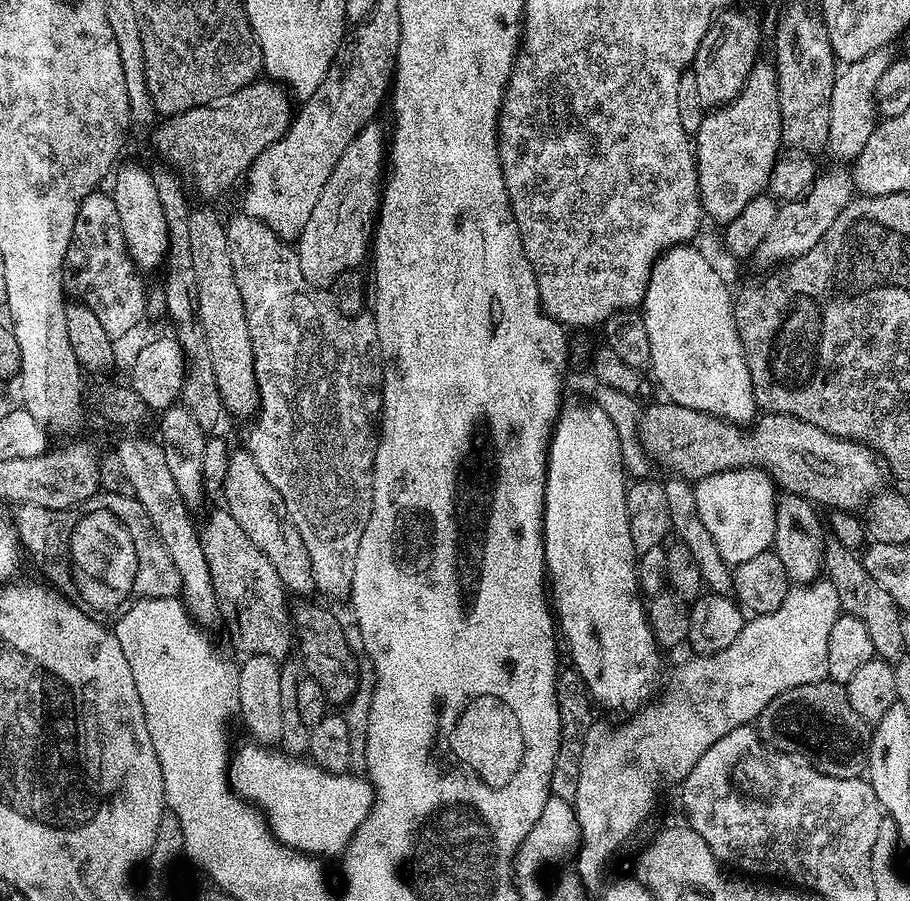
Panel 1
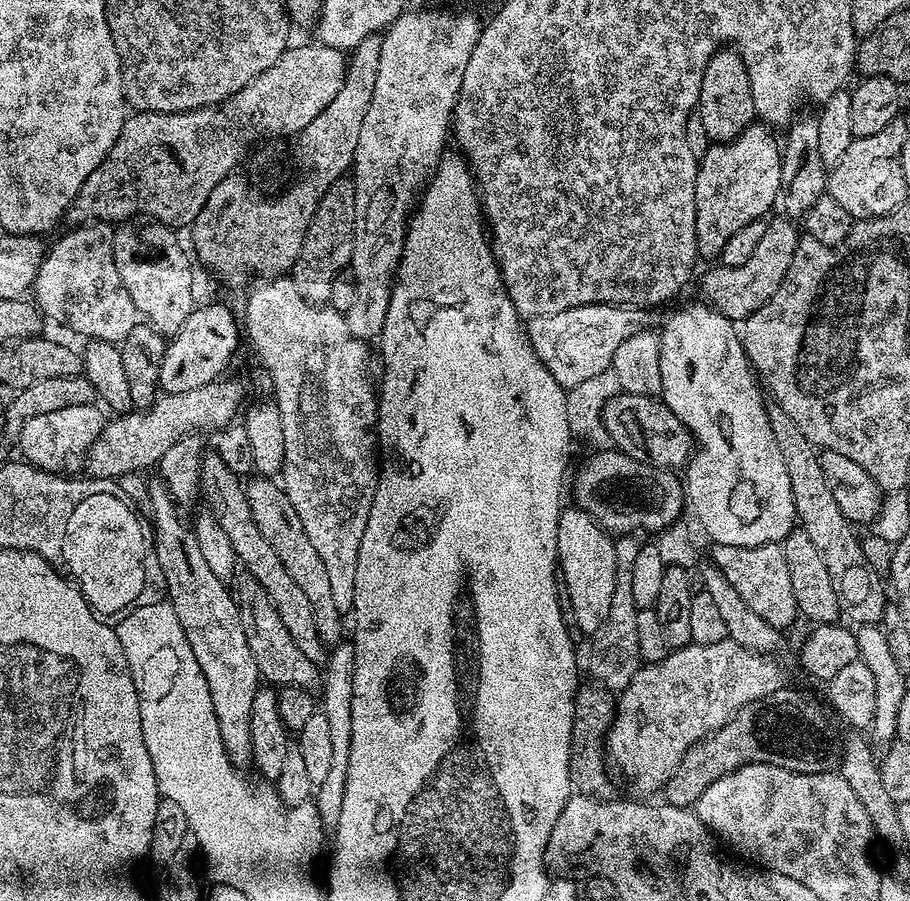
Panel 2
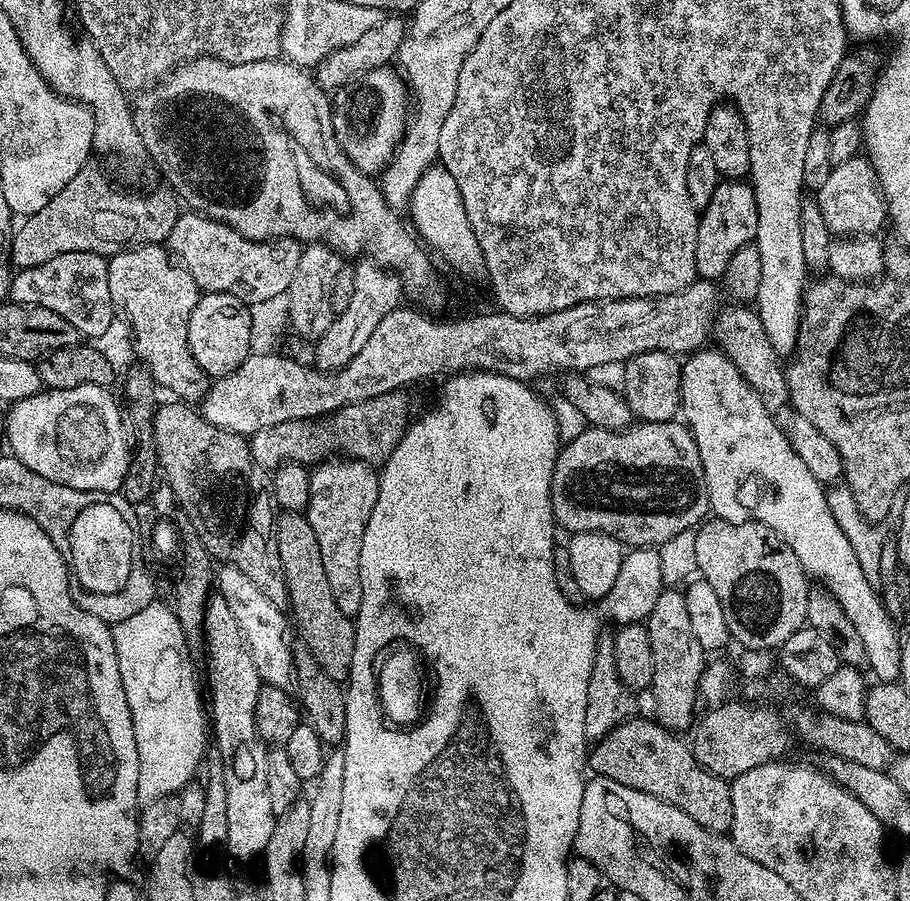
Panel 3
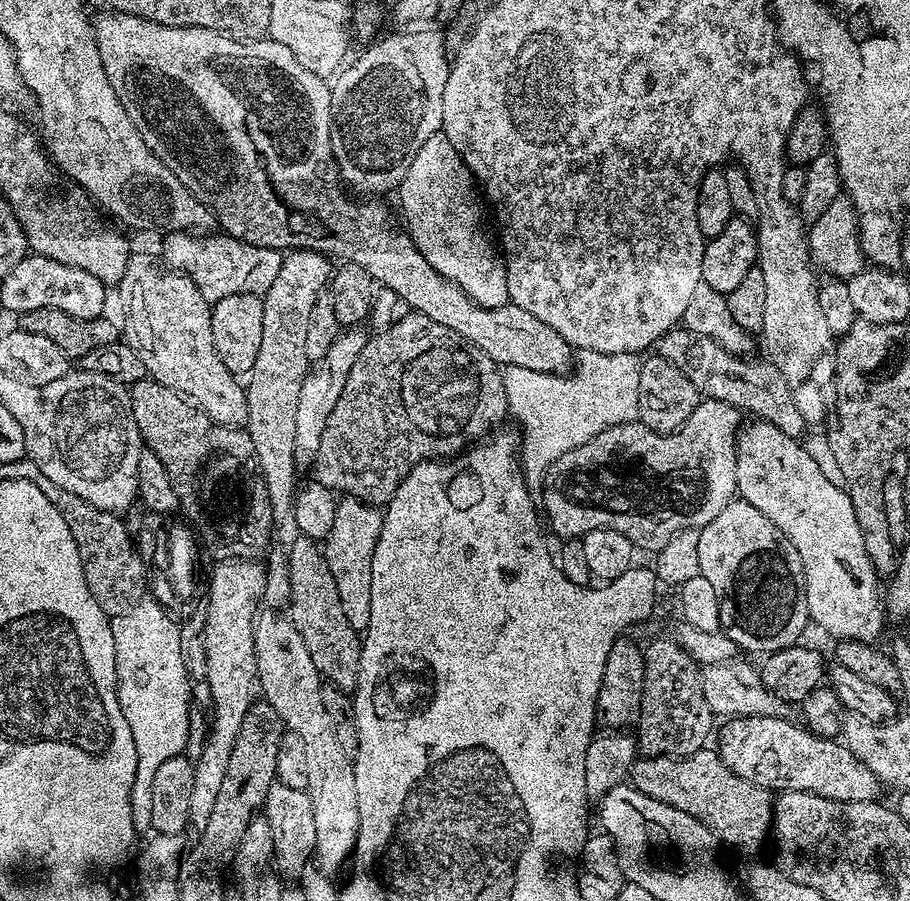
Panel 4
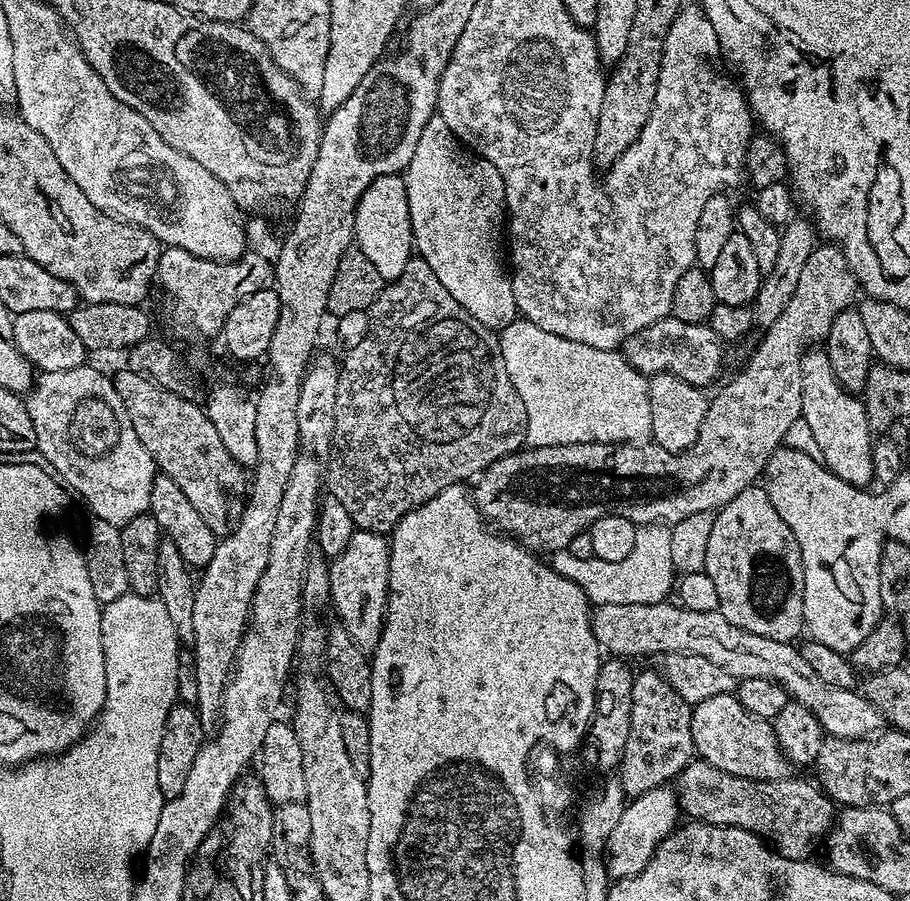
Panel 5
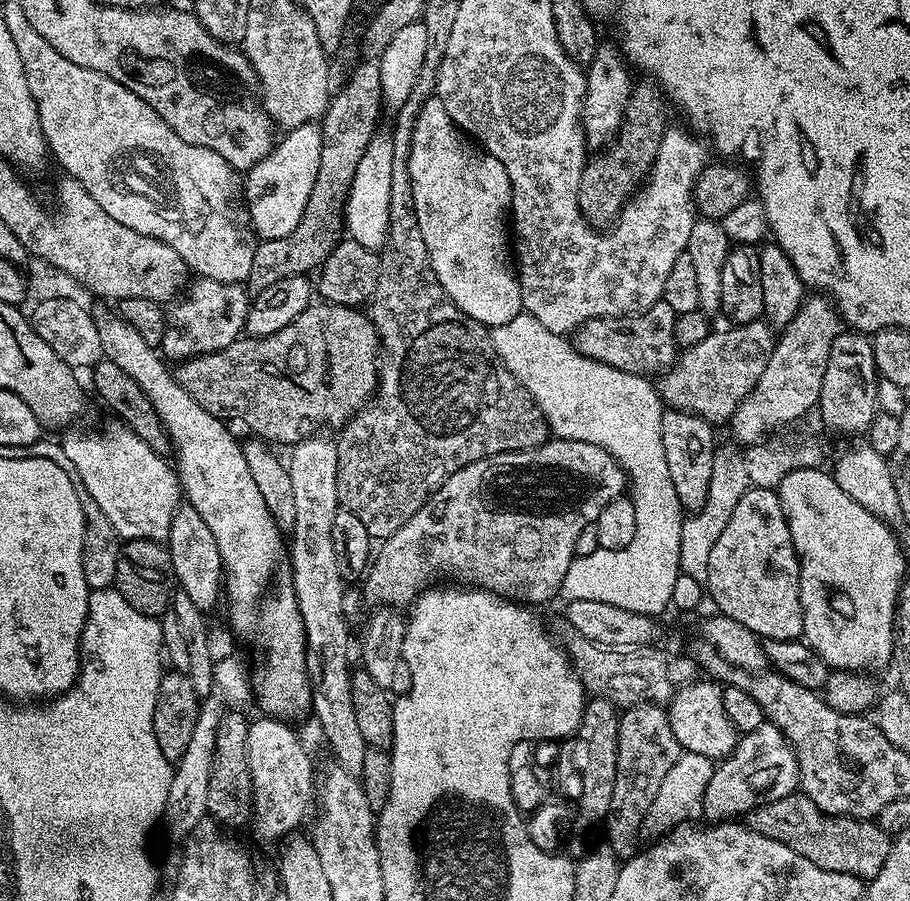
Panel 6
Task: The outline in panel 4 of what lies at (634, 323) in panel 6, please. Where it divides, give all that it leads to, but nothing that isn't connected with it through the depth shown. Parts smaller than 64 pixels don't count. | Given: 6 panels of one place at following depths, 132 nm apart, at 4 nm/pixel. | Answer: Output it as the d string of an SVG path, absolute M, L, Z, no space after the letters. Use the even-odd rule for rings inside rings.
M682 326L665 332L656 343L657 355L670 361L686 375L697 392L709 399L726 401L743 411L754 412L754 416L764 419L782 430L788 437L801 437L808 423L802 418L794 403L792 391L775 361L752 360L730 355L722 346L704 334L694 334Z

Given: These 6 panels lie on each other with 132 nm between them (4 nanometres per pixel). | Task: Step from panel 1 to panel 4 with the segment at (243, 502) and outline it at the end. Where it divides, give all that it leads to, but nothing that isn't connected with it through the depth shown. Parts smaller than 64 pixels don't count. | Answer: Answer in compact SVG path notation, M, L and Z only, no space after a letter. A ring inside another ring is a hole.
M297 535L296 541L292 544L292 549L288 552L288 595L289 602L287 615L292 624L302 634L302 642L306 642L306 651L310 653L310 658L314 661L314 666L319 670L321 677L331 687L349 694L355 693L358 682L358 666L360 665L360 646L362 643L361 633L350 626L346 618L346 613L342 610L342 601L338 598L338 586L334 586L334 574L330 574L328 559L324 556L323 547L317 541Z

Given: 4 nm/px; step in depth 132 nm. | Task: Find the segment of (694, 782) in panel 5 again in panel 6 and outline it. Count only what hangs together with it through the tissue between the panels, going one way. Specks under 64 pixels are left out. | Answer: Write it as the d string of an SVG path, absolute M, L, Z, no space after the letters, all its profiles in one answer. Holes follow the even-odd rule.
M799 790L786 798L778 798L773 804L760 804L753 808L746 817L746 824L753 832L774 837L790 846L794 854L802 854L806 862L814 862L814 866L822 870L850 874L865 882L873 880L882 870L893 842L893 837L880 829L879 823L853 816L826 814Z

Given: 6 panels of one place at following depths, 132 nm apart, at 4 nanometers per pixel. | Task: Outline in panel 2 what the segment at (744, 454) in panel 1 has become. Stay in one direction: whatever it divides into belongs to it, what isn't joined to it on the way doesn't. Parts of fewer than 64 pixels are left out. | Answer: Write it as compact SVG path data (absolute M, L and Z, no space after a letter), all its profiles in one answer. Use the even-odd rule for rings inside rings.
M621 391L604 405L603 421L607 439L619 451L661 470L680 470L692 459L694 441L685 424L655 396L639 396Z

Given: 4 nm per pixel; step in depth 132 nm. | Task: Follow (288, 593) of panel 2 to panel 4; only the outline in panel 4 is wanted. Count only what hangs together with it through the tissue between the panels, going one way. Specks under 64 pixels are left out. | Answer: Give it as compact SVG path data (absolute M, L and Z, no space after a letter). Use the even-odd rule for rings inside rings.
M151 378L137 380L131 385L130 395L134 422L140 431L141 441L158 456L166 468L166 473L172 479L173 488L177 492L179 507L188 511L188 516L193 521L188 520L198 529L203 547L220 556L216 558L224 560L259 557L259 552L268 544L268 531L272 528L274 513L254 454L254 442L250 442L247 431L223 428L201 412L191 400L185 400L174 390Z

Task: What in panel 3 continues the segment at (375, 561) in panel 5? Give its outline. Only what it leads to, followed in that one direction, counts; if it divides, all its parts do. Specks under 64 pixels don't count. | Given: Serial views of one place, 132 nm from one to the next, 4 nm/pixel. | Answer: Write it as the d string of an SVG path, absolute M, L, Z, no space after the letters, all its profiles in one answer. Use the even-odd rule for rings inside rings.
M328 458L315 465L309 480L310 498L306 515L314 535L318 537L318 550L322 550L322 567L326 569L326 582L330 582L330 594L334 594L334 602L338 602L338 610L354 618L362 606L362 574L360 573L362 534L366 534L366 522L370 522L370 510L374 510L374 502L378 502L380 477L377 469L371 464L365 464L363 460Z

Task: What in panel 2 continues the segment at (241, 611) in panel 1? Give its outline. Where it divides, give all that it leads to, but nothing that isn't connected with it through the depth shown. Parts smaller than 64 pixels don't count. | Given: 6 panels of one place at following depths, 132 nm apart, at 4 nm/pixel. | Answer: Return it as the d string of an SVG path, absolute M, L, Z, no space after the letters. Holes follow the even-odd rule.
M244 578L238 591L238 603L243 609L244 626L246 628L246 638L250 642L250 650L254 654L261 677L269 685L283 686L285 688L306 688L315 689L321 683L321 669L302 650L298 650L294 638L290 638L282 618L278 618L278 610L274 610L274 602L262 590L258 581L251 578Z

